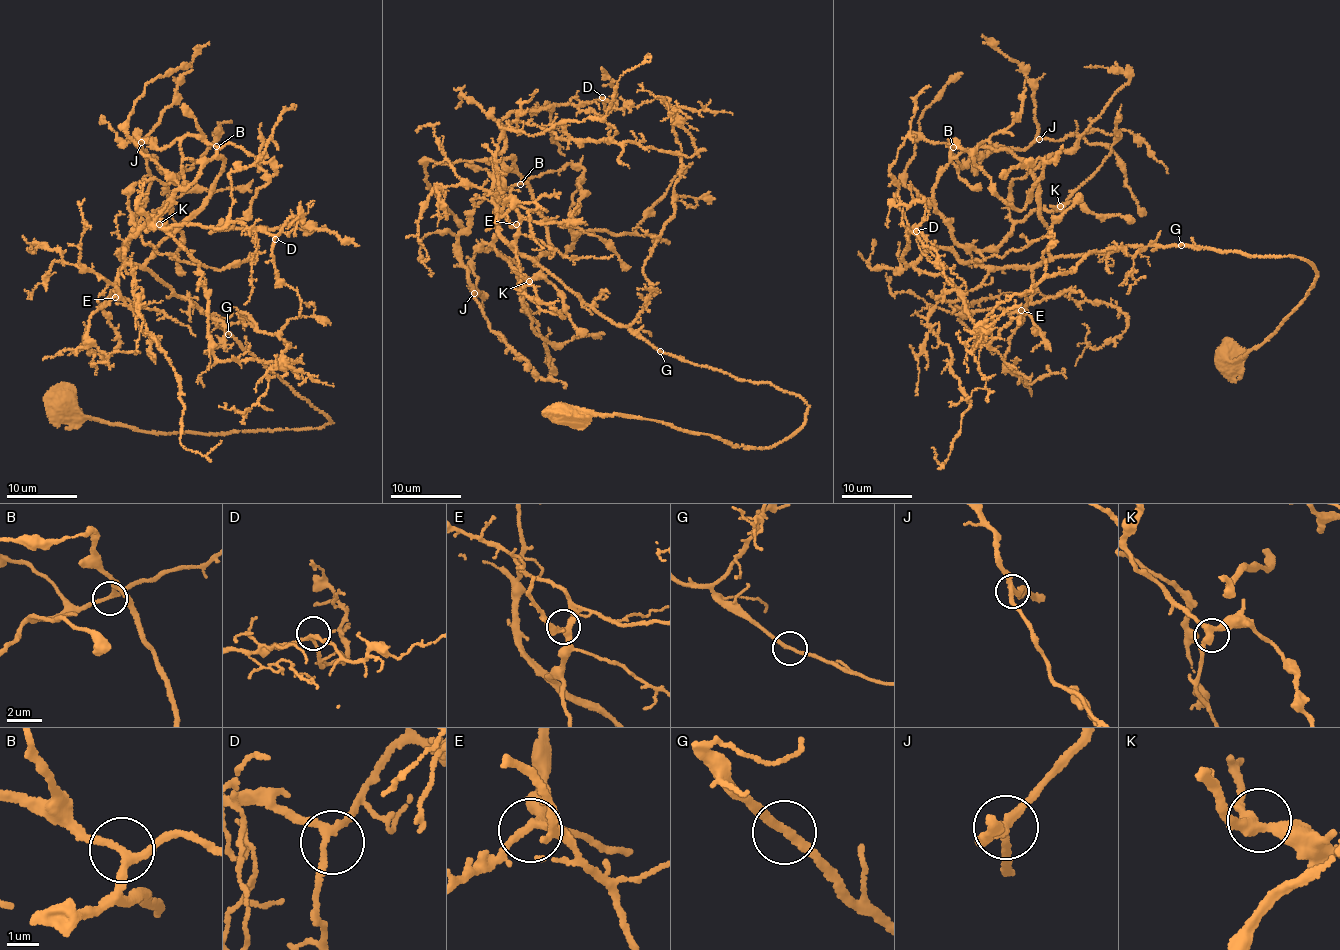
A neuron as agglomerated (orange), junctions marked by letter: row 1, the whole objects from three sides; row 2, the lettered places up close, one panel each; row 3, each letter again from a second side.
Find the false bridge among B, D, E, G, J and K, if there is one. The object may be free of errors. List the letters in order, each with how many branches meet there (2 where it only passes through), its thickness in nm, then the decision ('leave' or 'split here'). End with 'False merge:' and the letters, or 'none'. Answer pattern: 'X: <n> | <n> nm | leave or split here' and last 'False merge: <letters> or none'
B: 3 | 200 nm | leave
D: 3 | 180 nm | leave
E: 3 | 240 nm | leave
G: 2 | 200 nm | leave
J: 3 | 240 nm | leave
K: 3 | 360 nm | leave
False merge: none

